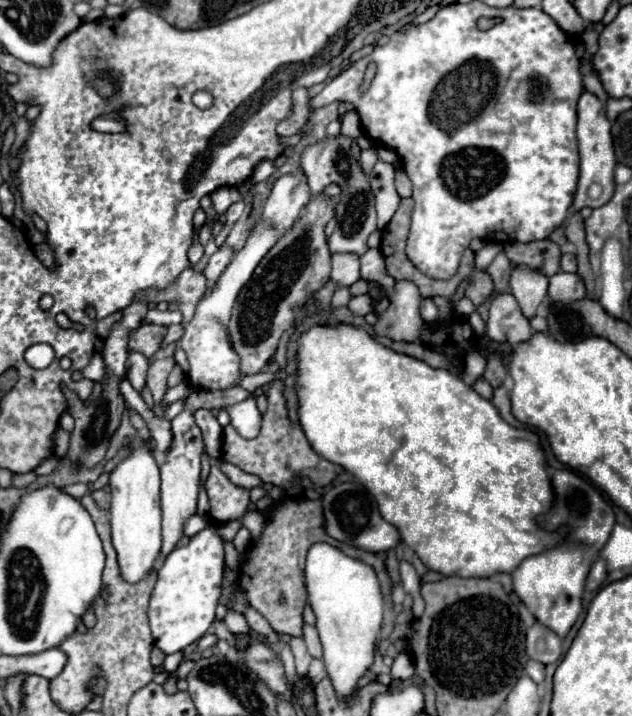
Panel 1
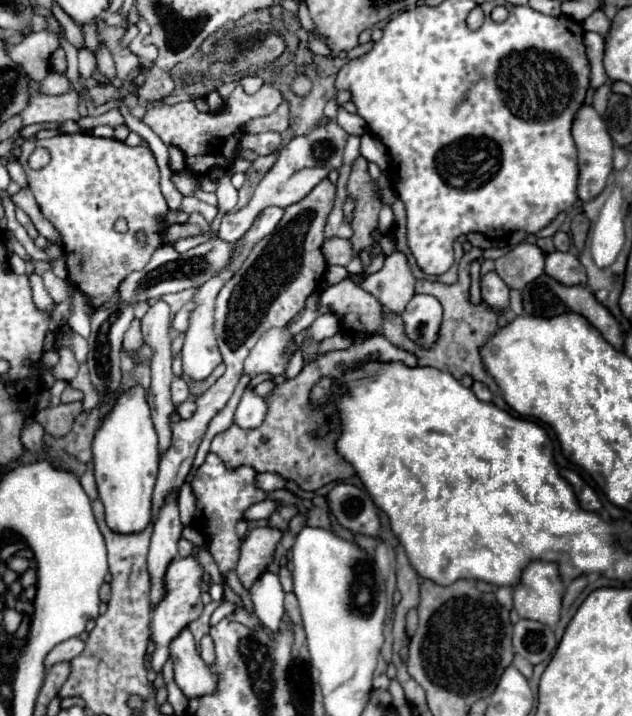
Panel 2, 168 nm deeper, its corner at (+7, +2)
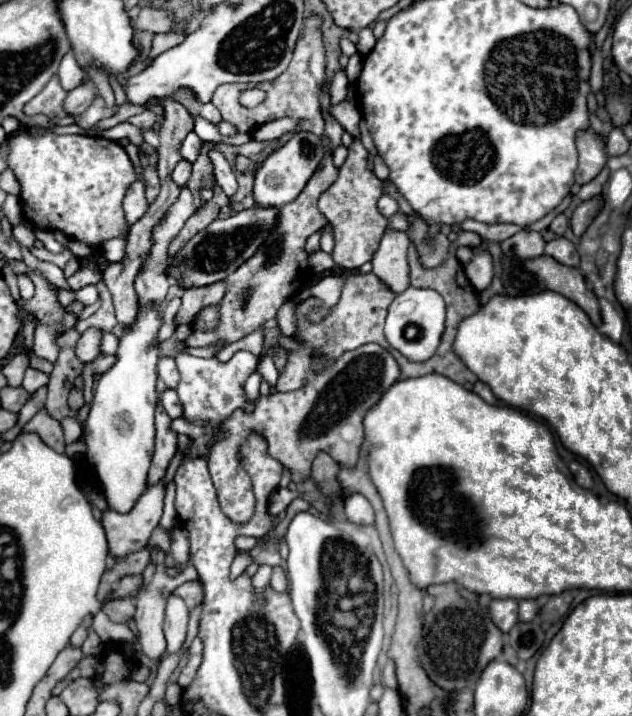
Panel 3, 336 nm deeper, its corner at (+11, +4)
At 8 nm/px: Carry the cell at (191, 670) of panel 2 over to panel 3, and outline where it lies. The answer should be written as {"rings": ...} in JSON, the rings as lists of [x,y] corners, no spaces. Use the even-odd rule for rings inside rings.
{"rings":[[[170,594],[166,600],[166,622],[164,634],[168,640],[168,654],[180,652],[188,628],[188,608],[184,600],[176,594]]]}

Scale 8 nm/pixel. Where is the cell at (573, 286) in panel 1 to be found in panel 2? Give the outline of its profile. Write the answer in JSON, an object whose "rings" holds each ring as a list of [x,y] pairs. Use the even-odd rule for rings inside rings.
{"rings":[[[552,252],[546,256],[546,274],[564,286],[586,284],[586,272],[580,260],[570,252]]]}

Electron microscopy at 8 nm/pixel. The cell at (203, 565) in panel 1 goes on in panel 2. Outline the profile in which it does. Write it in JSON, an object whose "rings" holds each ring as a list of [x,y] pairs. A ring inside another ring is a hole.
{"rings":[[[176,556],[166,574],[164,574],[164,598],[152,606],[152,620],[150,620],[150,638],[152,642],[156,644],[156,650],[150,658],[150,668],[154,672],[160,672],[164,662],[168,660],[170,656],[170,642],[184,630],[190,626],[190,622],[198,620],[202,610],[204,610],[204,604],[202,604],[202,576],[204,576],[204,568],[202,564],[198,562],[196,556],[186,556],[186,558],[180,558]]]}

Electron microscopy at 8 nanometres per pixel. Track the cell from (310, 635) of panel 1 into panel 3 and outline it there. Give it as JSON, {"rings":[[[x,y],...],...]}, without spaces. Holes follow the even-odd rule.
{"rings":[[[274,566],[274,568],[272,568],[270,584],[272,584],[272,588],[278,590],[278,592],[284,592],[284,590],[288,588],[288,580],[286,580],[286,574],[284,574],[284,568],[282,568],[282,566]]]}

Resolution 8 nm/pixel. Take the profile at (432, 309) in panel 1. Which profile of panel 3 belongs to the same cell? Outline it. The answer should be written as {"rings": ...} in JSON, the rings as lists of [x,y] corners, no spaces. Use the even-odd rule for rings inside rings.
{"rings":[[[428,288],[420,290],[420,296],[396,296],[394,302],[388,306],[384,336],[390,342],[390,346],[410,362],[426,362],[428,358],[432,358],[440,344],[442,332],[444,332],[444,300],[434,290],[428,290]],[[410,324],[418,328],[418,336],[414,340],[406,340],[404,336],[404,330]]]}

